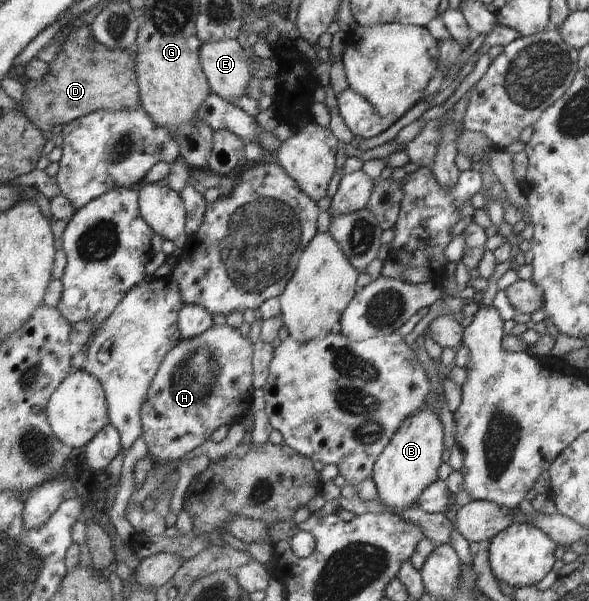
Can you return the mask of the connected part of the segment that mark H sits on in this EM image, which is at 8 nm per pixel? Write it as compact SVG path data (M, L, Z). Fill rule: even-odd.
M227 324L224 326L214 326L205 333L198 335L192 339L181 338L180 342L175 347L172 347L161 362L160 368L154 375L152 384L150 385L147 399L144 401L143 407L140 411L142 421L142 434L149 448L150 455L154 456L157 460L156 466L161 465L161 462L167 460L176 460L186 456L189 452L192 452L195 448L198 448L201 444L204 444L207 440L211 440L210 436L214 434L215 430L218 430L220 426L232 426L238 422L242 422L250 417L250 406L252 403L252 393L250 387L253 384L253 360L252 360L253 346L248 341L248 338L243 338L240 331L229 327Z

